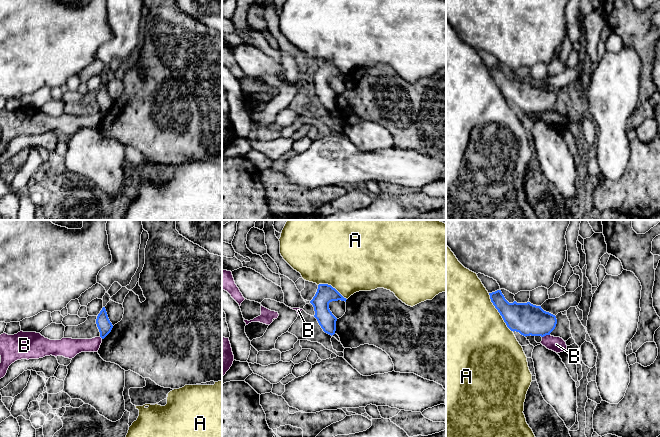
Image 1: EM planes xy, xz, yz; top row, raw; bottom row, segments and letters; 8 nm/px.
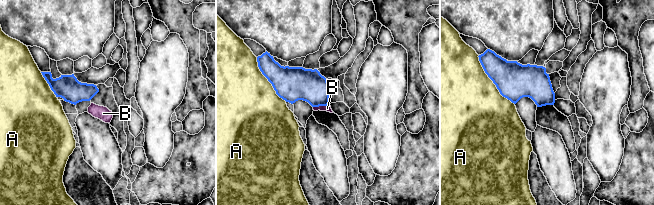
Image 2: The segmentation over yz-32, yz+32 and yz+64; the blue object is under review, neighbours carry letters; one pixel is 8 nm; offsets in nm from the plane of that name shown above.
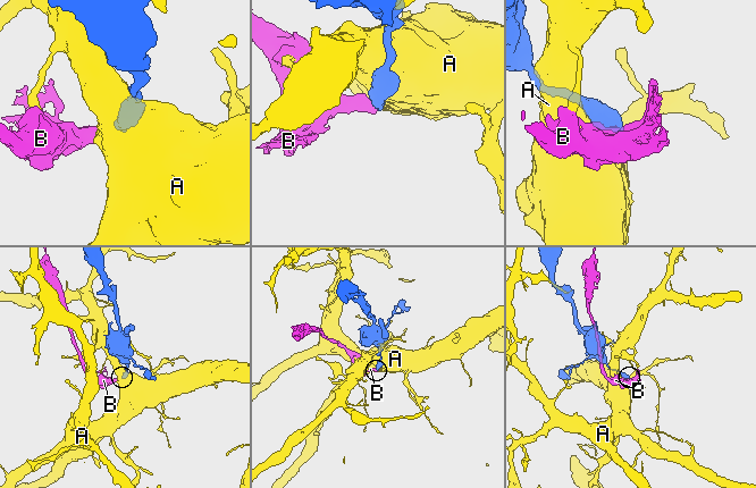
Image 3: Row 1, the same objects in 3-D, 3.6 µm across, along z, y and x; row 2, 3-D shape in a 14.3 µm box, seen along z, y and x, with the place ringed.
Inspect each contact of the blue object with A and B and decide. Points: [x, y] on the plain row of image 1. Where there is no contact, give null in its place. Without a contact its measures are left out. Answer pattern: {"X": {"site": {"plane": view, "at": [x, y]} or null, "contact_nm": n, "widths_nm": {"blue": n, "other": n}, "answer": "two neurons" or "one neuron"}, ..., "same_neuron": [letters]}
{"A": {"site": {"plane": "yz", "at": [499, 88]}, "contact_nm": 380, "widths_nm": {"blue": 260, "other": 500}, "answer": "two neurons"}, "B": {"site": {"plane": "yz", "at": [545, 111]}, "contact_nm": 70, "widths_nm": {"blue": 260, "other": 120}, "answer": "two neurons"}, "same_neuron": []}

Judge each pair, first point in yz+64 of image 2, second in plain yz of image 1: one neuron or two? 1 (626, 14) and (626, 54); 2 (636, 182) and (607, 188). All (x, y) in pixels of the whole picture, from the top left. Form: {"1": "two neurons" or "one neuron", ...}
{"1": "two neurons", "2": "one neuron"}

